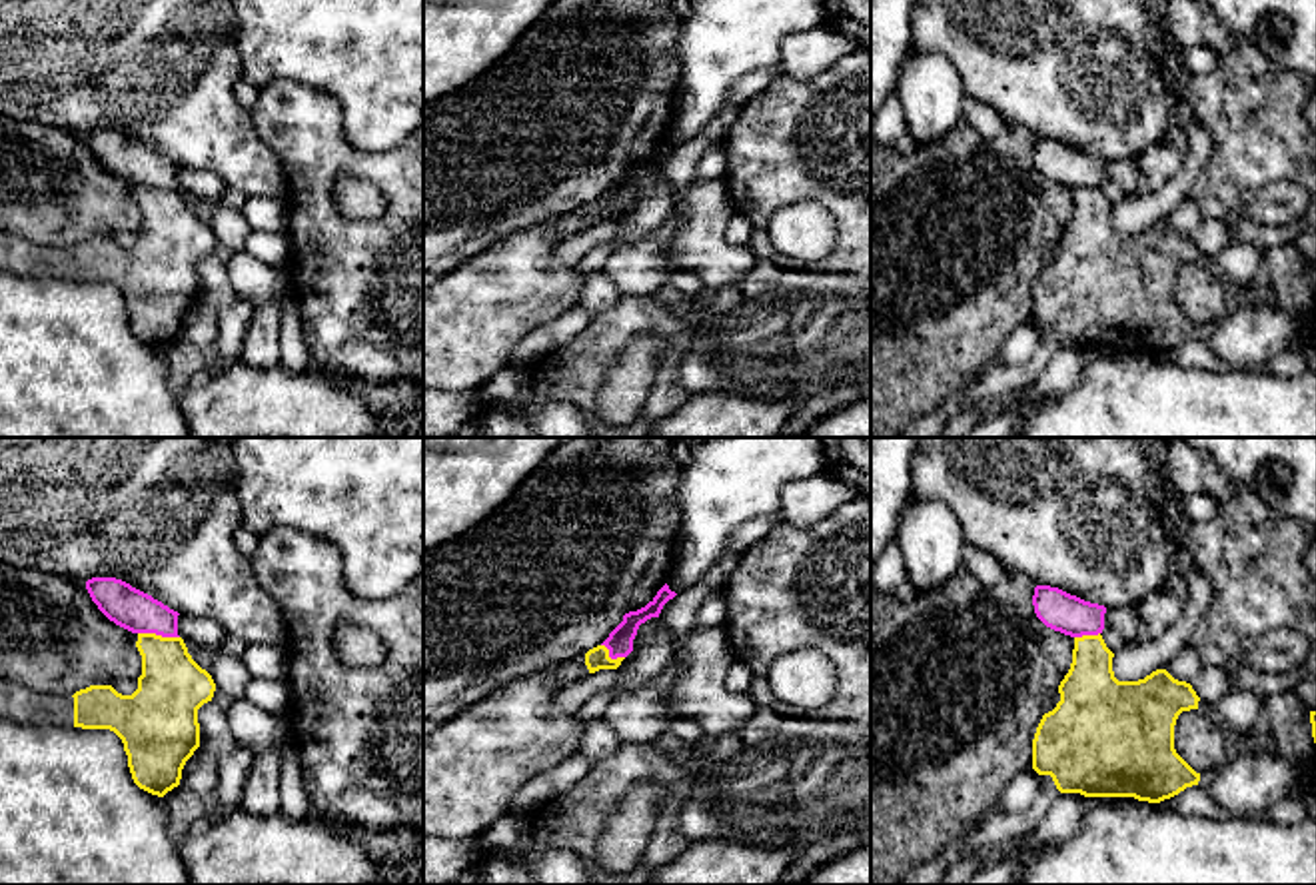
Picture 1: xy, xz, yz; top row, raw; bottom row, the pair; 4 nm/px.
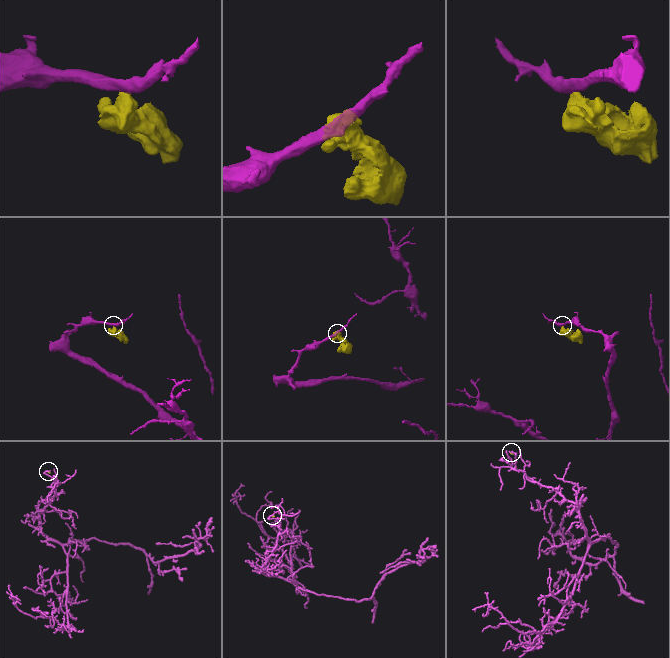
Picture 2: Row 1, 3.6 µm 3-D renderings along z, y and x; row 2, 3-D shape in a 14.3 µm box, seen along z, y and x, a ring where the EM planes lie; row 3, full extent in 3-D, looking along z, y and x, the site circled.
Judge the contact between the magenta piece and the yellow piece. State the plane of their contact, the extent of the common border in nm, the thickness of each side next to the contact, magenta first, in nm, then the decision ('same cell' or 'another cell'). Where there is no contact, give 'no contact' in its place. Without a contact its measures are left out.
meets magenta in xy; contact 170 nm long; 160 nm thick on the magenta side, 280 nm on the other; another cell

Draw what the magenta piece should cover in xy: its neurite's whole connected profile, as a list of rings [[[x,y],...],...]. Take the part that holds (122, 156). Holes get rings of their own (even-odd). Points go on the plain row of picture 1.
[[[92,130],[86,142],[98,162],[132,186],[178,188],[178,164],[116,130]]]

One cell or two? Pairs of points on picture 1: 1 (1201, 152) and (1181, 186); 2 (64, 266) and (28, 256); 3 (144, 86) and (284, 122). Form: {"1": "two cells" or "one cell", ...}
{"1": "one cell", "2": "one cell", "3": "two cells"}

